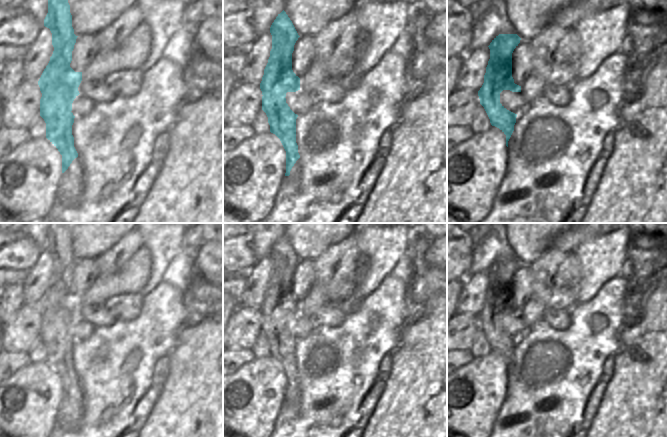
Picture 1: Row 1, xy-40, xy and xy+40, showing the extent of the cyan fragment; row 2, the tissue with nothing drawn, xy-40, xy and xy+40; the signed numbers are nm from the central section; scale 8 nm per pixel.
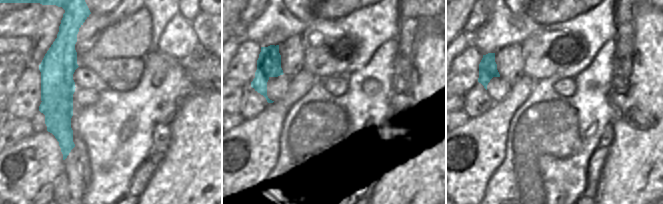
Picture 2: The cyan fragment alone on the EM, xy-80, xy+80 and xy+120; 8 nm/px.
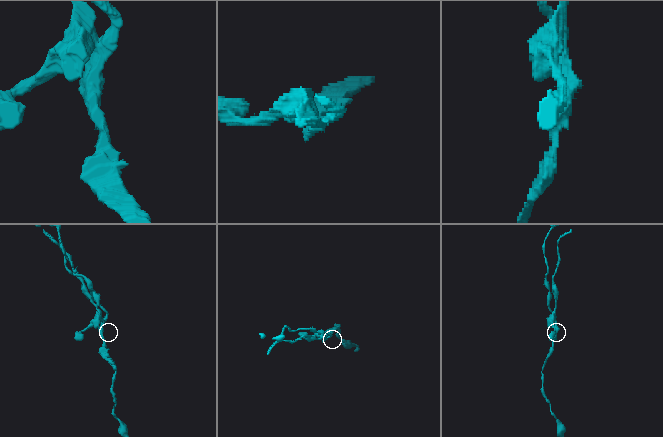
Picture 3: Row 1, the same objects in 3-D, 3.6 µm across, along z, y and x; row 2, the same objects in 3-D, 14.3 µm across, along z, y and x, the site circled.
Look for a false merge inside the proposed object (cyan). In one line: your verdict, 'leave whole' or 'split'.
split

